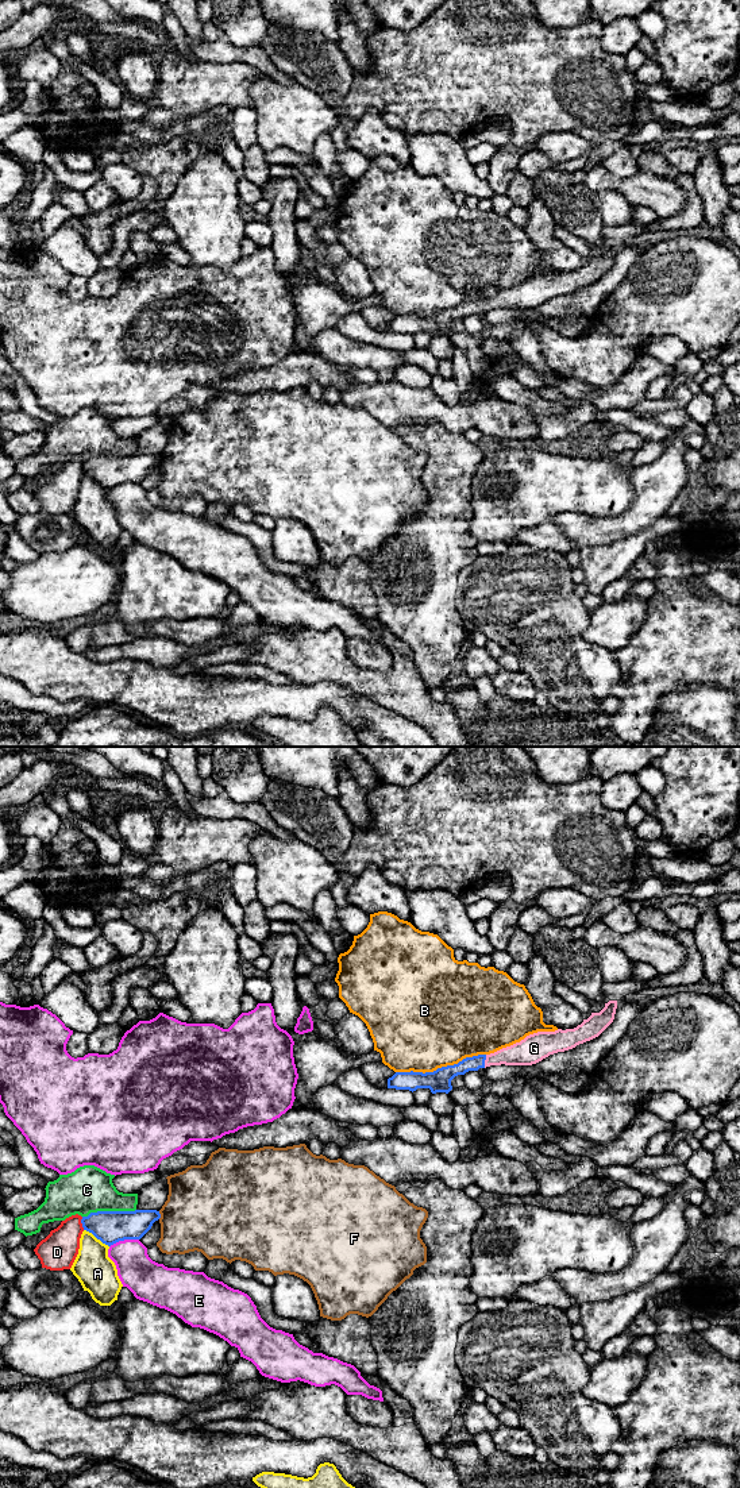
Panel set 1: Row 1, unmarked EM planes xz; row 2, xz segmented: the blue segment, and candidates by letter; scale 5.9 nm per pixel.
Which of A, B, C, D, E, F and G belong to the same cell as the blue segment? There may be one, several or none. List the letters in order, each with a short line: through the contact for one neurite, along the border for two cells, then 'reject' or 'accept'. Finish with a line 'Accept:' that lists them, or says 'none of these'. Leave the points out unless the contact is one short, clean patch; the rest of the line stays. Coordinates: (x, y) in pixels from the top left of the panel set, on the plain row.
A: reject
B: reject
C: reject
D: reject
E: reject
F: reject
G: xz (444, 319), (466, 308), (484, 305), (521, 297) | accept
Accept: G

